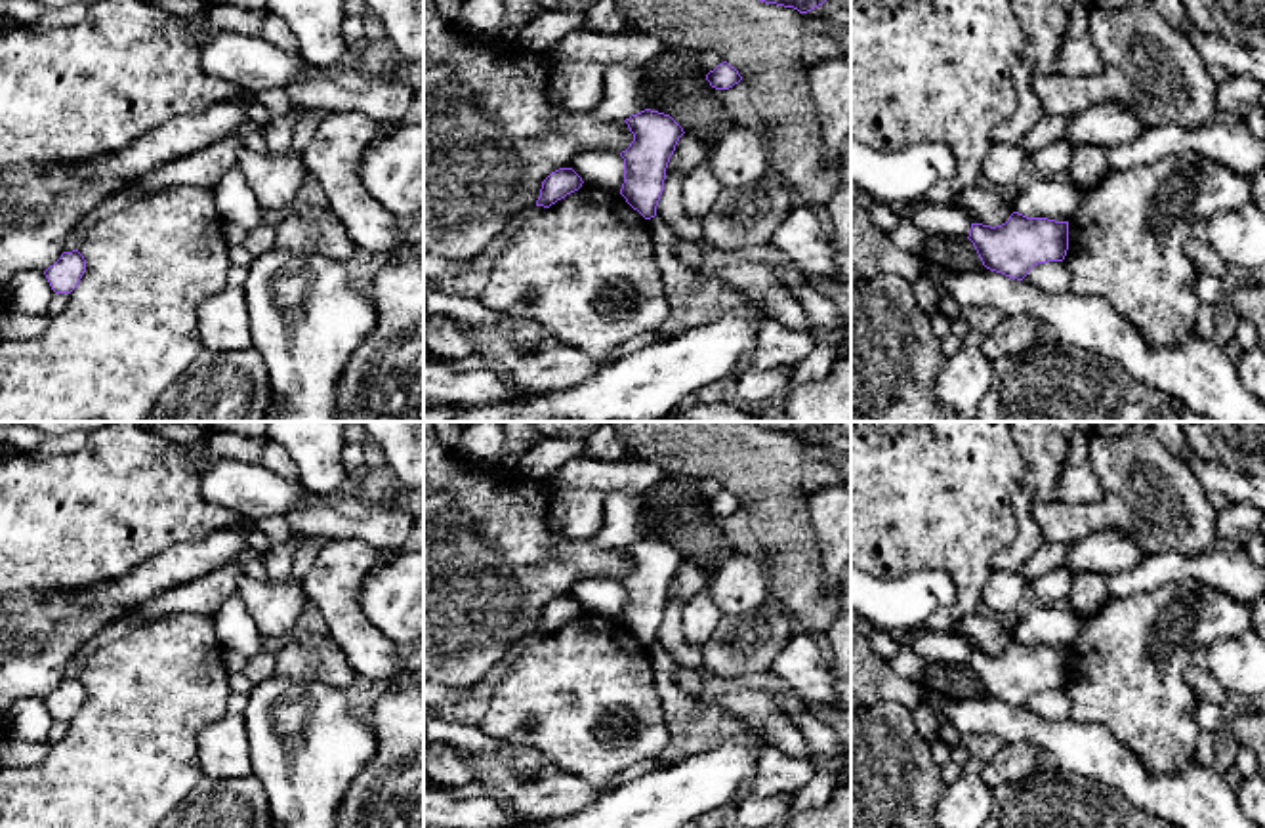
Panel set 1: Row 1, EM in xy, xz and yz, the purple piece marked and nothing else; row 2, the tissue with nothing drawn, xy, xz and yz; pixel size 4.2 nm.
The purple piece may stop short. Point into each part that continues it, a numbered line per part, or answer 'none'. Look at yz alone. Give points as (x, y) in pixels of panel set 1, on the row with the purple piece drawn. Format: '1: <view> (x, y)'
none

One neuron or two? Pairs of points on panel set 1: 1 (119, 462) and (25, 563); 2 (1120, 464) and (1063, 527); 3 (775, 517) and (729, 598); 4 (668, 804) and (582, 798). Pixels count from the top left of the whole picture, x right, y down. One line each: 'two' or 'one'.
1: one
2: one
3: two
4: two

